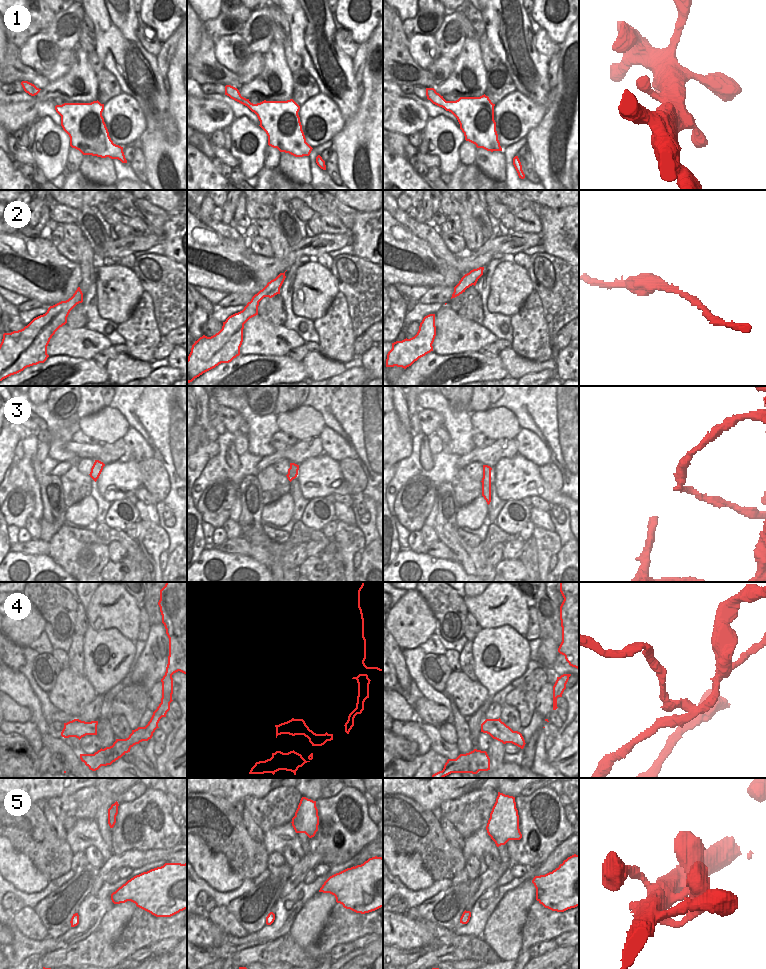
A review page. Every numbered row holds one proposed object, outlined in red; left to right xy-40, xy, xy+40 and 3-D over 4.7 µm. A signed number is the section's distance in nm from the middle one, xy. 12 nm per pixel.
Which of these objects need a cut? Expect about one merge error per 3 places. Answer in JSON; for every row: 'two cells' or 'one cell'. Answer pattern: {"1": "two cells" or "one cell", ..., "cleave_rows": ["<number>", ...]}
{"1": "one cell", "2": "one cell", "3": "two cells", "4": "two cells", "5": "one cell", "cleave_rows": ["3", "4"]}

